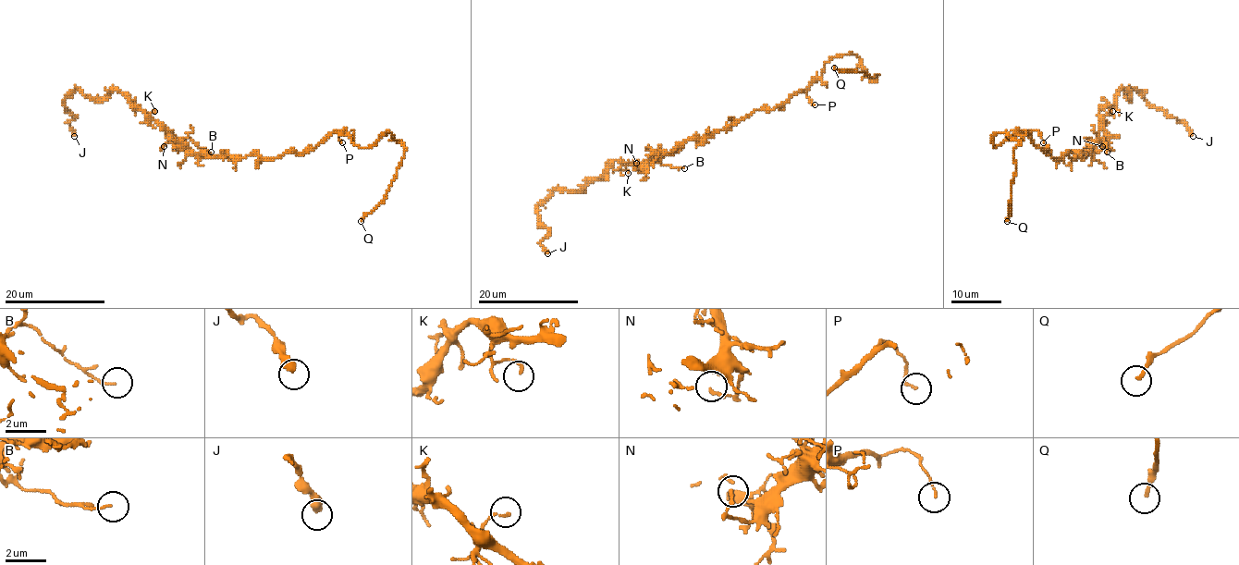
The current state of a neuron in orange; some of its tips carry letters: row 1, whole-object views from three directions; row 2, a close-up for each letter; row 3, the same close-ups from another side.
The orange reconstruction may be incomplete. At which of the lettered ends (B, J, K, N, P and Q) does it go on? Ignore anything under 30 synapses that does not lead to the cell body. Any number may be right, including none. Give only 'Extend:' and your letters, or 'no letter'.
Extend: Q

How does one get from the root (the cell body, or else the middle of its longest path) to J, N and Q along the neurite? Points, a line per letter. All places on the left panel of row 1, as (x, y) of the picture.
J: (248, 156), (191, 152), (116, 90), (102, 101), (78, 90), (66, 98), (77, 116), (67, 122), (74, 136)
N: (248, 156), (241, 158), (203, 156), (191, 152), (178, 142), (168, 142), (164, 146)
Q: (248, 156), (307, 152), (333, 132), (367, 148), (388, 132), (403, 158), (386, 197), (361, 221)

